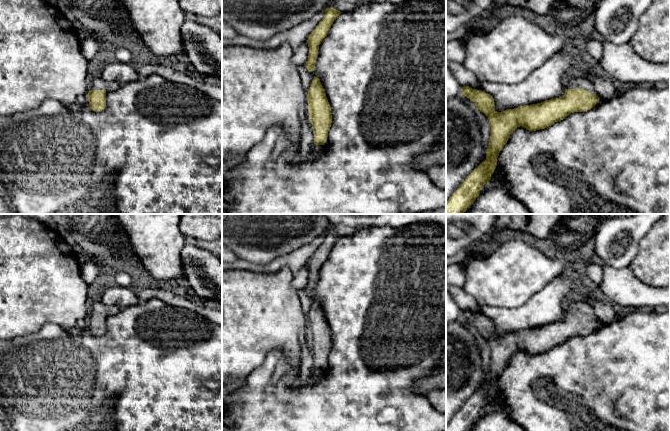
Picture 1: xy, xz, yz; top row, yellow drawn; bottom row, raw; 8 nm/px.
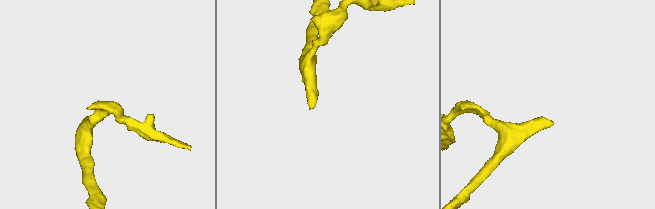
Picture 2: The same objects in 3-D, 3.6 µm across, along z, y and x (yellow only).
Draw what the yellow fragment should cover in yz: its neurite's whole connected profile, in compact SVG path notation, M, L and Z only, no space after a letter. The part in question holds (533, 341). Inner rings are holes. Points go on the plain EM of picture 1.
M574 301L568 305L562 321L541 327L524 329L503 336L495 334L493 321L482 314L464 310L462 319L476 329L489 343L491 350L486 384L475 392L446 426L446 431L470 431L480 418L481 410L491 403L500 375L517 351L530 355L545 353L565 343L574 336L585 336L599 325L593 307L586 301Z

